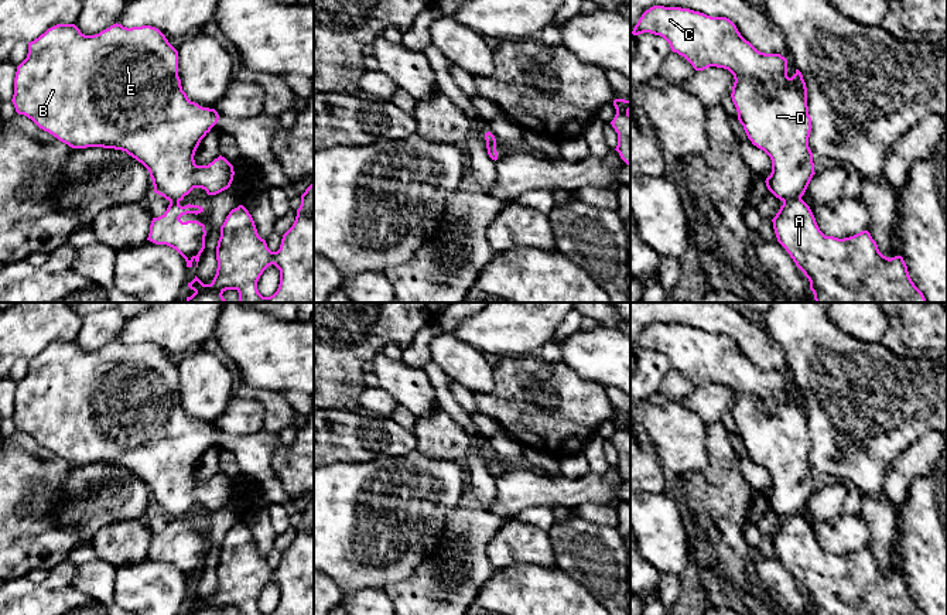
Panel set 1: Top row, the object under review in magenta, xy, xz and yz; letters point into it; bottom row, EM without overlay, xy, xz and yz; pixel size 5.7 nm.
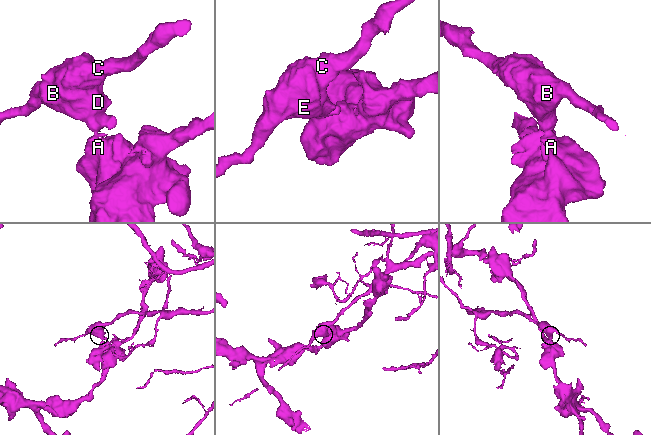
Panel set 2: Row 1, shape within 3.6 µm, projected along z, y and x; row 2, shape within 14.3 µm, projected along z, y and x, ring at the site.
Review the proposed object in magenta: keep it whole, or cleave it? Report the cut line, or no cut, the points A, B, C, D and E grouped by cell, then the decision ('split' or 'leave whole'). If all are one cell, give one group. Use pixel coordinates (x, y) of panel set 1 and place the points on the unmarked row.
yz (800, 513), (783, 519) | A / B C D E | split

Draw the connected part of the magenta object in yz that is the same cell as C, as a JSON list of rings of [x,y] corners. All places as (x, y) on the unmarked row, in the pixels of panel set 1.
[[[653,322],[632,348],[643,349],[663,353],[695,387],[717,383],[734,392],[731,414],[738,437],[752,461],[772,476],[767,506],[783,519],[801,515],[816,491],[801,389],[796,386],[789,394],[784,373],[758,368],[727,334]]]

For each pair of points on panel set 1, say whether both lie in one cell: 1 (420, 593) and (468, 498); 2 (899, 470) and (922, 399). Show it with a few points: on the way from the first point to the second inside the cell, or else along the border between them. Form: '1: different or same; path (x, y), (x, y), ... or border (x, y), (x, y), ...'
1: same; path (447, 580), (468, 540), (468, 525)
2: different; border (932, 430), (913, 441), (889, 465), (885, 477)

